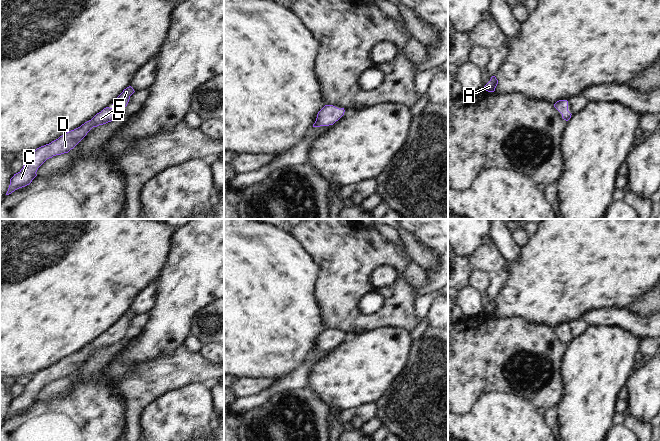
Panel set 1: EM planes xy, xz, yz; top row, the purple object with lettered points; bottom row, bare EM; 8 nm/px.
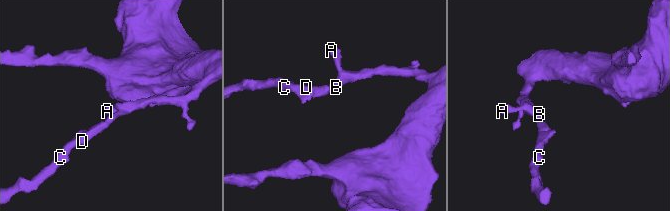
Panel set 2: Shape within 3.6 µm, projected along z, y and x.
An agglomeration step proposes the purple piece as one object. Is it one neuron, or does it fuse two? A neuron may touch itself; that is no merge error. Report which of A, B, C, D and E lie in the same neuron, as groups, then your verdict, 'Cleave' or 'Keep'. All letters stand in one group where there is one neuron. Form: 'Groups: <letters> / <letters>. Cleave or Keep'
Groups: A B C D E. Keep

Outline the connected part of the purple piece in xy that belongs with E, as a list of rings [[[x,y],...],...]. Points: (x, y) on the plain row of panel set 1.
[[[129,310],[113,326],[112,331],[106,331],[97,337],[91,344],[85,346],[80,351],[63,358],[58,363],[49,368],[41,370],[33,375],[30,382],[24,386],[23,392],[10,403],[10,409],[6,419],[15,414],[29,409],[37,400],[38,392],[49,382],[56,379],[68,377],[73,373],[93,352],[106,348],[118,342],[127,330],[134,313]]]

